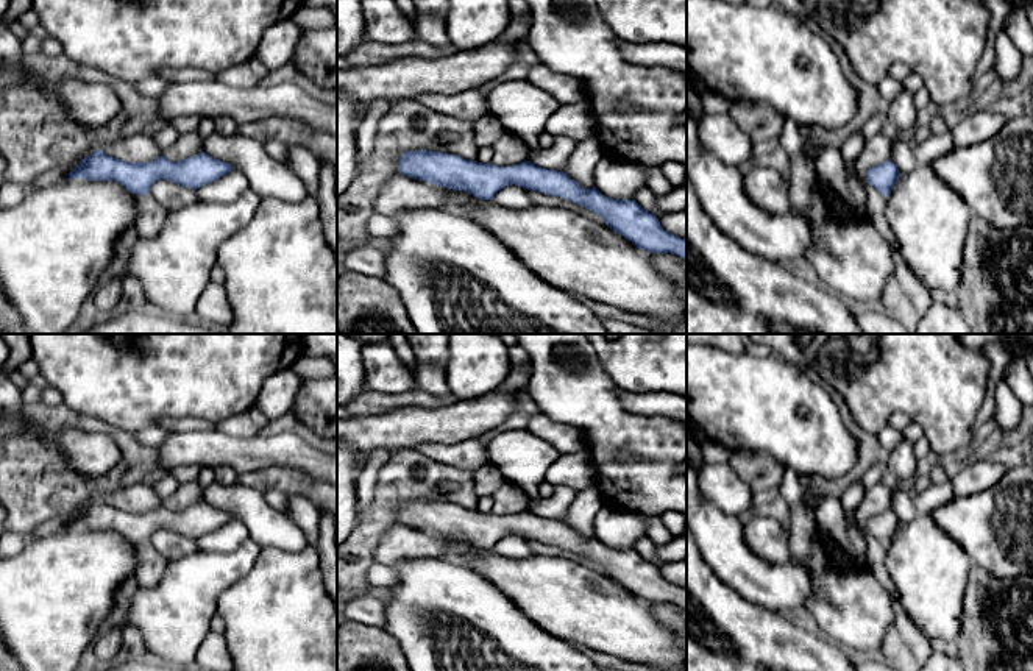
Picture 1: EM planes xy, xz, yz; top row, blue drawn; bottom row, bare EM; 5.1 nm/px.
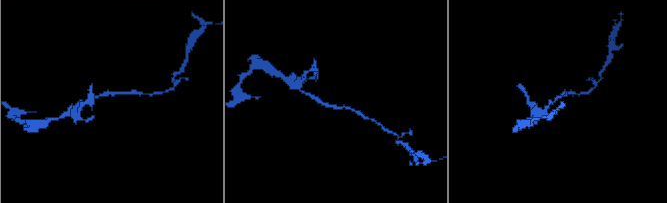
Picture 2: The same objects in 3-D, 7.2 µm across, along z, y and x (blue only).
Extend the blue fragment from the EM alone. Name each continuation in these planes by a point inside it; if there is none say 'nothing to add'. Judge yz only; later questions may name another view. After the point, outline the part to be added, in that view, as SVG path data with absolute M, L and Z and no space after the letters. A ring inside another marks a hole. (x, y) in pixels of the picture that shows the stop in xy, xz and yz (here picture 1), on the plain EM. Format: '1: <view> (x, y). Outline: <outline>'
nothing to add

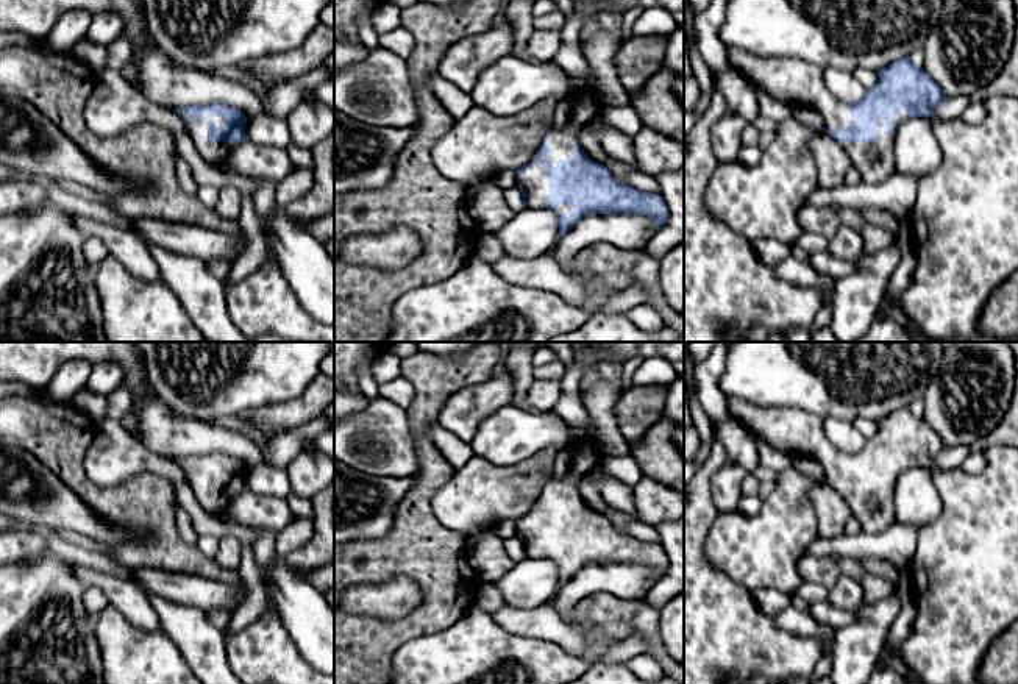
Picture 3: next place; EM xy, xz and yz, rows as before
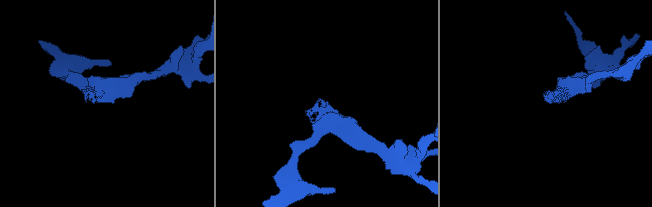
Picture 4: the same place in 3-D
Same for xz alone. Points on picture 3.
1: xz (534, 531). Outline: M532 511L517 534L528 543L526 551L529 558L545 558L545 551L550 545L548 520L545 517L532 517L531 514Z

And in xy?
1: xy (213, 503). Outline: M203 461L201 472L198 473L194 465L187 467L187 484L192 487L200 506L212 517L222 514L226 504L239 495L237 492L209 492L208 490L208 462Z

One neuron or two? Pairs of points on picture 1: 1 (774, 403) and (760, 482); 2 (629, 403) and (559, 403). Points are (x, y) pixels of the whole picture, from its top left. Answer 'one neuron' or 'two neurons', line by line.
1: two neurons
2: two neurons

